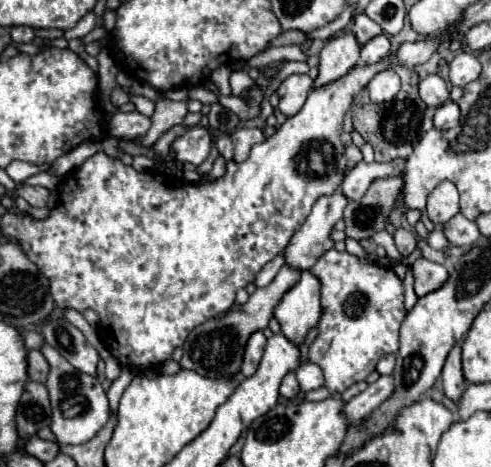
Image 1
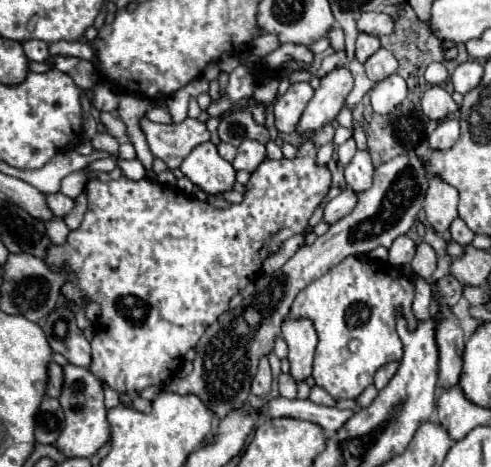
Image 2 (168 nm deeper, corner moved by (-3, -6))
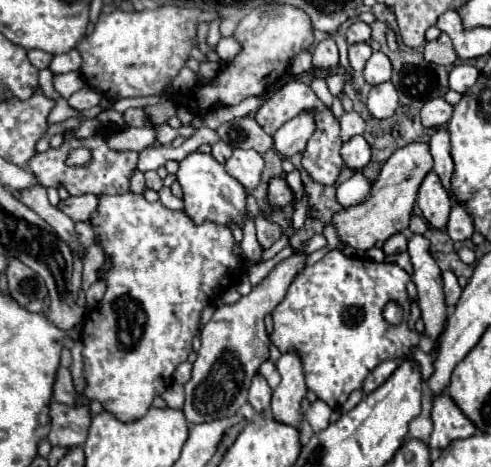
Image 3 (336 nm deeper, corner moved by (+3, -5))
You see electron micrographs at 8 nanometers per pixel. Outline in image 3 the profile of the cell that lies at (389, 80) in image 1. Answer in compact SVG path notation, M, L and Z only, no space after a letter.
M388 81L382 85L376 85L370 89L368 99L366 99L368 111L376 117L376 119L388 119L392 117L392 113L398 107L398 93L396 87Z

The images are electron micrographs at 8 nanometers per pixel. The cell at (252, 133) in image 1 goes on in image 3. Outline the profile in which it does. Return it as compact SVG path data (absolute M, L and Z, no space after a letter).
M234 149L232 157L226 161L224 169L238 183L242 183L248 191L252 191L260 185L264 159L260 153L256 153L252 149Z

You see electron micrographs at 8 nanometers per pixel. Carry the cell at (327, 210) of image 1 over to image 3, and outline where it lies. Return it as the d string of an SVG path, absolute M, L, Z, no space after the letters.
M356 171L348 181L338 185L336 199L344 207L360 205L360 201L368 199L368 189L372 187L372 181L368 181L360 171Z

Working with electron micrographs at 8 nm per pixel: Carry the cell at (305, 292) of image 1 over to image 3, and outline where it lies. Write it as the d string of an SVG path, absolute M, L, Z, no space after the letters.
M286 353L278 359L276 367L282 375L282 381L274 389L274 395L272 395L272 419L300 429L304 421L300 403L308 391L304 383L300 357L296 353Z

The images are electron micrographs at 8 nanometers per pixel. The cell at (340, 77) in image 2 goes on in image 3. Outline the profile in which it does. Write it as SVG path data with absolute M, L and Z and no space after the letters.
M310 111L300 113L292 121L284 123L274 135L274 149L282 157L292 157L296 153L302 153L306 147L306 141L314 133L314 115Z

